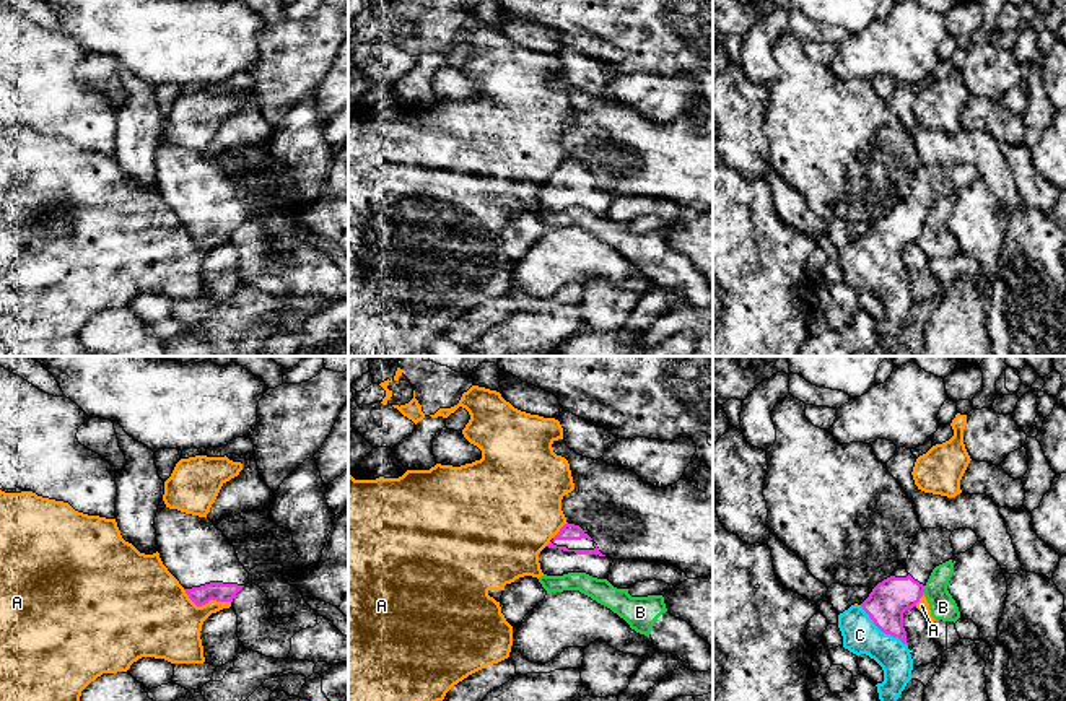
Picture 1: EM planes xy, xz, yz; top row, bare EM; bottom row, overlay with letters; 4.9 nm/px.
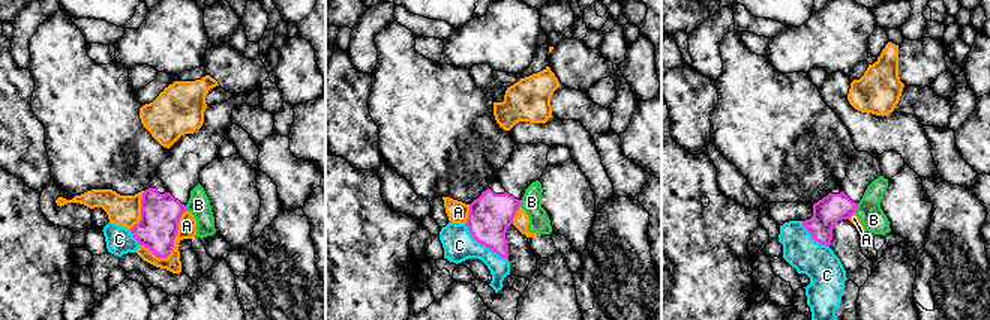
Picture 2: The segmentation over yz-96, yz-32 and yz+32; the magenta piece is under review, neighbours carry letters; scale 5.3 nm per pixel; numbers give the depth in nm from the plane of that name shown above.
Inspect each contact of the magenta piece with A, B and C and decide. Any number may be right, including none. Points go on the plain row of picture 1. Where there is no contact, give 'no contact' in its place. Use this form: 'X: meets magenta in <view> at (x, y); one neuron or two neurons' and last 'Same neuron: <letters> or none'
A: meets magenta in xy at (205, 238); two neurons
B: meets magenta in yz at (923, 226); two neurons
C: meets magenta in yz at (882, 267); one neuron
Same neuron: C

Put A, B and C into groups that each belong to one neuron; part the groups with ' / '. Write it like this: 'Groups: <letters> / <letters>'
Groups: A B / C

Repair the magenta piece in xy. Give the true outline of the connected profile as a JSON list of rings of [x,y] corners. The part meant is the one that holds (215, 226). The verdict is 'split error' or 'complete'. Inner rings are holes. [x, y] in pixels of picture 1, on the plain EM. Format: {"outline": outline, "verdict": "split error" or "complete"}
{"outline": [[[161,135],[155,153],[155,164],[163,200],[197,242],[210,236],[233,237],[234,231],[249,218],[249,208],[239,198],[234,182],[208,153],[169,145]]], "verdict": "split error"}

